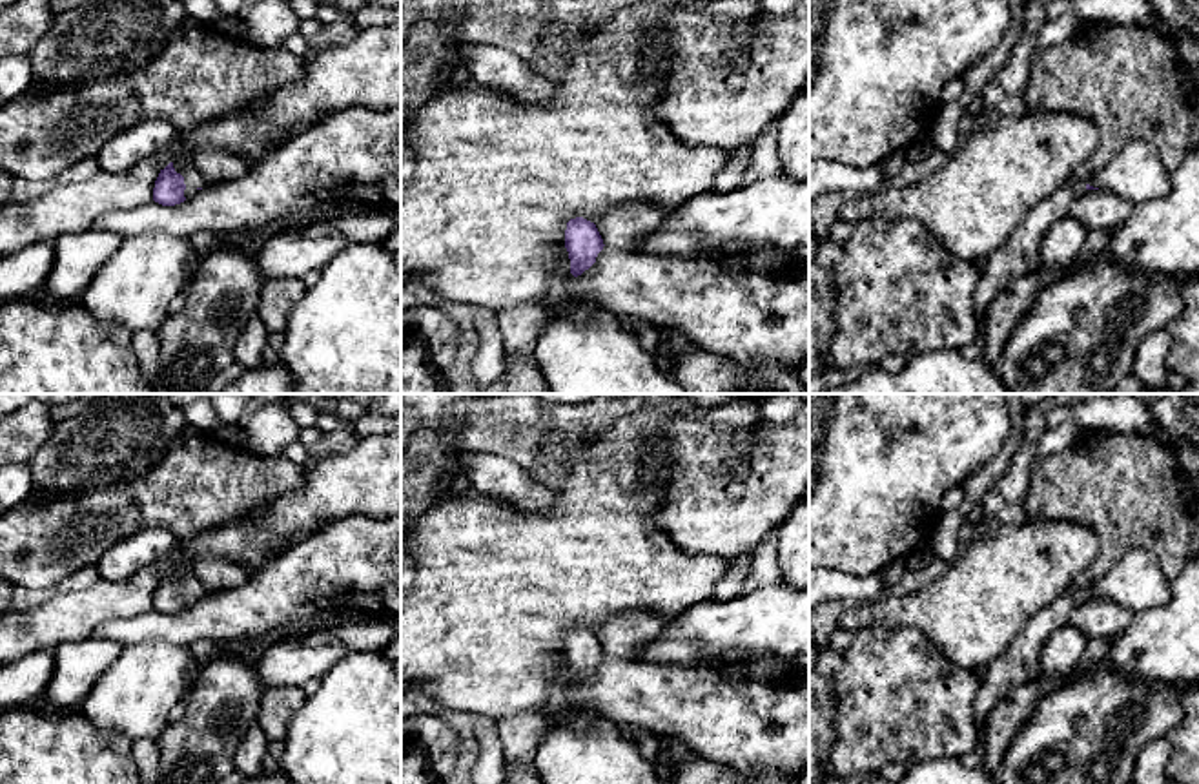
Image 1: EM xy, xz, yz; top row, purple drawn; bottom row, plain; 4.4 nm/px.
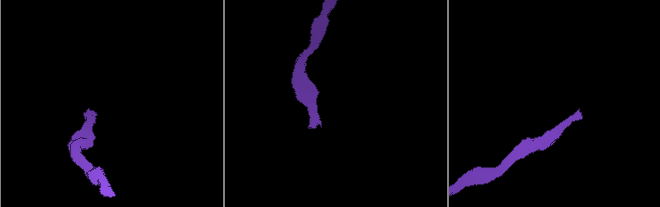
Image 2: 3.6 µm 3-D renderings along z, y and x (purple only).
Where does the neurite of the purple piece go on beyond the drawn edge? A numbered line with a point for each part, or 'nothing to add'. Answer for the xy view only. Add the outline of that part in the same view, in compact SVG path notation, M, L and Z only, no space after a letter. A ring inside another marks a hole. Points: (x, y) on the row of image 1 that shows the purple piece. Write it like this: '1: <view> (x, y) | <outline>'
1: xy (194, 179) | M175 159L173 160L173 168L177 173L180 173L184 177L184 197L186 201L195 197L199 193L200 188L204 188L208 182L202 177L202 173L193 166L193 162L186 160L186 159Z

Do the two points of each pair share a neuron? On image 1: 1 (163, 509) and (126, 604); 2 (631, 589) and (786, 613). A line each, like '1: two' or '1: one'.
1: two
2: two

